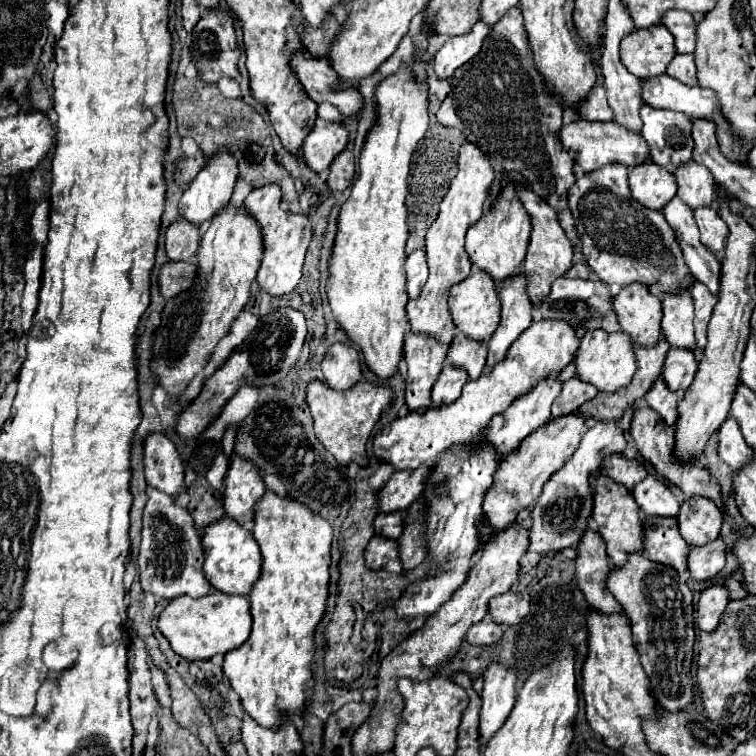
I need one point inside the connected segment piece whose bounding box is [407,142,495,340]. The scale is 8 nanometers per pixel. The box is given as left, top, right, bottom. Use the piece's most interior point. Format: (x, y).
(462, 206)

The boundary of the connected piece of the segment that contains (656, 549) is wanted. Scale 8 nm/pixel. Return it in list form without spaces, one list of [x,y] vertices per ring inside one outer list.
[[[653,516],[653,526],[643,524],[643,556],[661,564],[669,564],[677,568],[677,572],[687,570],[687,554],[689,544],[677,532],[675,518]]]

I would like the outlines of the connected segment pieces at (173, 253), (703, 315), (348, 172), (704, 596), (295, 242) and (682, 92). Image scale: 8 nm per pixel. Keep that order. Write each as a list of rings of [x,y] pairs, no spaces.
[[[175,220],[165,230],[165,252],[169,260],[191,260],[199,244],[199,230],[183,220]]]
[[[693,280],[691,288],[691,298],[695,302],[695,320],[693,320],[693,328],[695,328],[695,338],[697,338],[697,346],[705,348],[707,342],[707,322],[709,316],[713,312],[713,306],[717,302],[717,298],[705,288],[705,284],[701,284],[699,280]]]
[[[343,150],[335,156],[335,160],[329,166],[329,178],[327,186],[331,192],[343,192],[355,176],[355,156],[351,150]]]
[[[709,586],[701,592],[699,604],[697,604],[697,624],[703,632],[711,632],[717,628],[719,618],[729,604],[729,594],[723,586]]]
[[[277,184],[257,188],[243,200],[243,208],[261,226],[265,254],[263,254],[263,260],[261,260],[261,266],[259,266],[259,272],[257,272],[257,284],[269,296],[283,296],[283,294],[289,294],[289,292],[295,290],[295,286],[301,278],[303,258],[305,258],[309,240],[311,240],[311,234],[313,234],[307,216],[293,214],[293,212],[283,212],[279,208],[279,202],[281,202],[281,190],[277,188]]]
[[[667,74],[645,80],[641,98],[645,104],[653,104],[653,108],[675,110],[703,120],[711,120],[713,110],[719,108],[719,100],[713,90],[681,84]]]

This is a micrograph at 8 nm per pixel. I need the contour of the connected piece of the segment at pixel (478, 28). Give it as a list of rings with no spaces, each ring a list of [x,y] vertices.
[[[477,22],[471,32],[467,34],[461,34],[461,36],[453,36],[449,38],[443,48],[435,54],[435,74],[439,80],[447,80],[453,76],[453,72],[465,64],[467,60],[471,60],[479,50],[481,50],[481,44],[483,44],[483,38],[489,34],[489,28],[487,24],[481,24]]]

